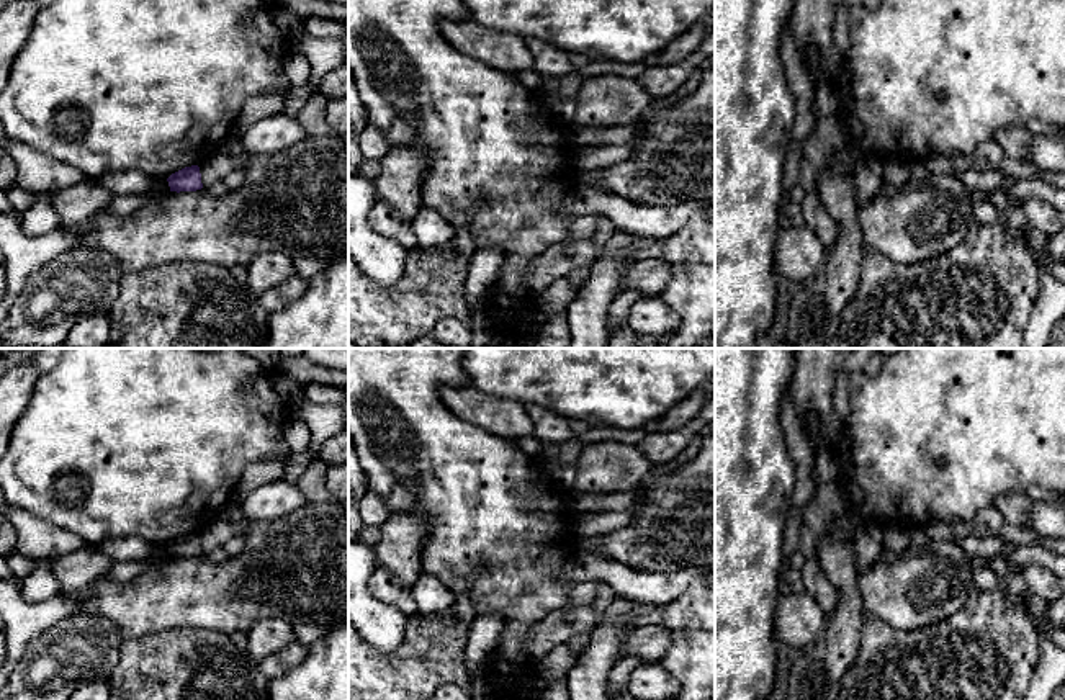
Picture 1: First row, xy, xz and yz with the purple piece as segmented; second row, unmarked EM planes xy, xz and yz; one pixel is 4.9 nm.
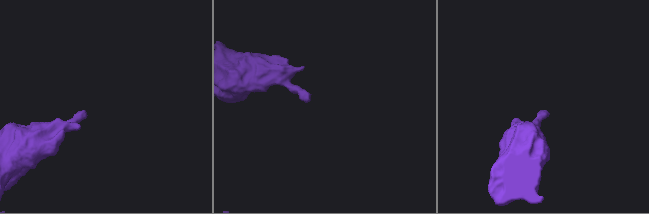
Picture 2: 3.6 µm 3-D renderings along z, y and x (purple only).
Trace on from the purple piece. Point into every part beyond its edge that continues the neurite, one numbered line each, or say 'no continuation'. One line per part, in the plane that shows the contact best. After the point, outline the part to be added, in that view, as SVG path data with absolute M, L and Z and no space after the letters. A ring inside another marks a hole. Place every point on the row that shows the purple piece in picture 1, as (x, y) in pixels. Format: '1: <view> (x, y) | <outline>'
no continuation

